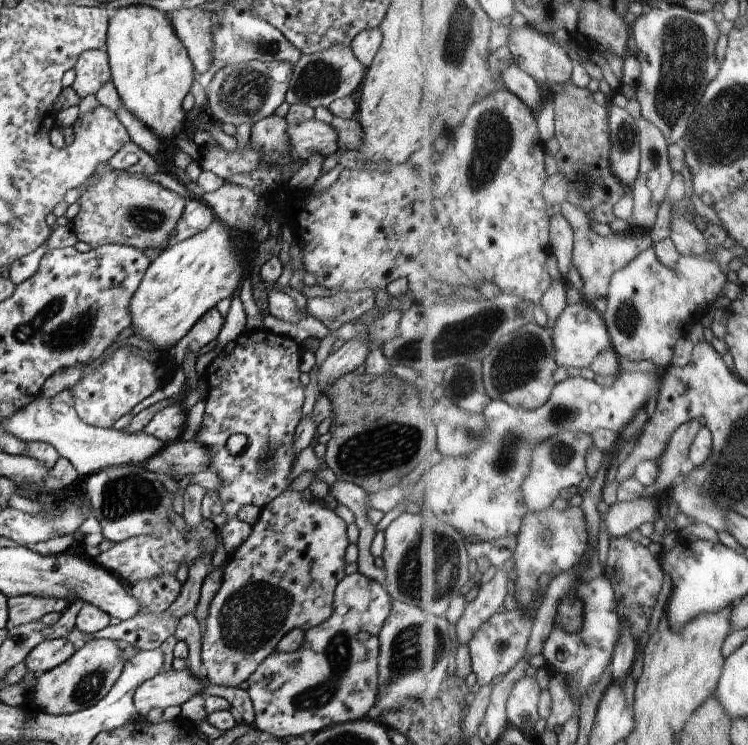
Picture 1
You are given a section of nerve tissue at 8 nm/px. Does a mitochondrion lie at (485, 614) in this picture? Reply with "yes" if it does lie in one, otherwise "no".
no

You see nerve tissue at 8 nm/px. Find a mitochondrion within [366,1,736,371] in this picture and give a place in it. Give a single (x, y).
(683, 46)

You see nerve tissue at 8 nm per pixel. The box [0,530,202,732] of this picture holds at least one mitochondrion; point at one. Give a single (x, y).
(89, 687)

